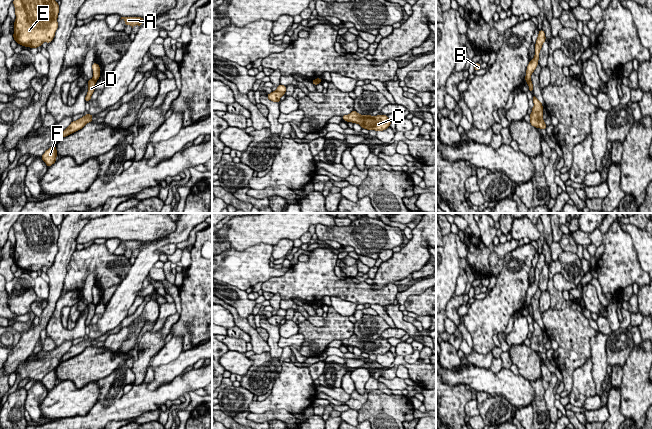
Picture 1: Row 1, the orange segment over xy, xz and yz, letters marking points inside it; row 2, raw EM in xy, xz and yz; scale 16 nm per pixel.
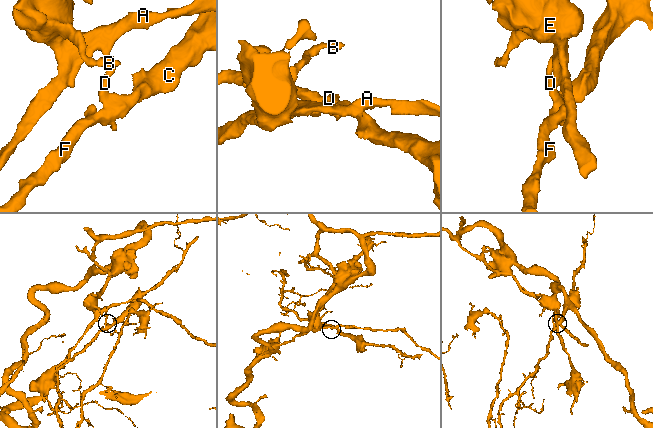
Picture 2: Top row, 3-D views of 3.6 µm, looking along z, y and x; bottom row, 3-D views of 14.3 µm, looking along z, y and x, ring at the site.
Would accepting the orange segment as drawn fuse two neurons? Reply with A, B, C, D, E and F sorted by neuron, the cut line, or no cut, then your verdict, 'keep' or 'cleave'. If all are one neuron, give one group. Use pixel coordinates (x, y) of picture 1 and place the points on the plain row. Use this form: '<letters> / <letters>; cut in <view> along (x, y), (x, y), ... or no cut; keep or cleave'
A B E / C D F; cut in xy along (92, 303), (95, 305); cleave

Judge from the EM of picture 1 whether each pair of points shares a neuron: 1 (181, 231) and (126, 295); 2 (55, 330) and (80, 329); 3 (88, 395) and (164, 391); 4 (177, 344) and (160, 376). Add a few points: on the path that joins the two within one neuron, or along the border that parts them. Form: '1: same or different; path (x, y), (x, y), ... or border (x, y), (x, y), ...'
1: same; path (163, 240), (150, 252), (135, 277)
2: same; path (61, 334), (74, 333)
3: different; border (97, 402), (85, 414), (77, 415)
4: different; border (183, 351), (175, 359), (157, 366), (153, 373)

